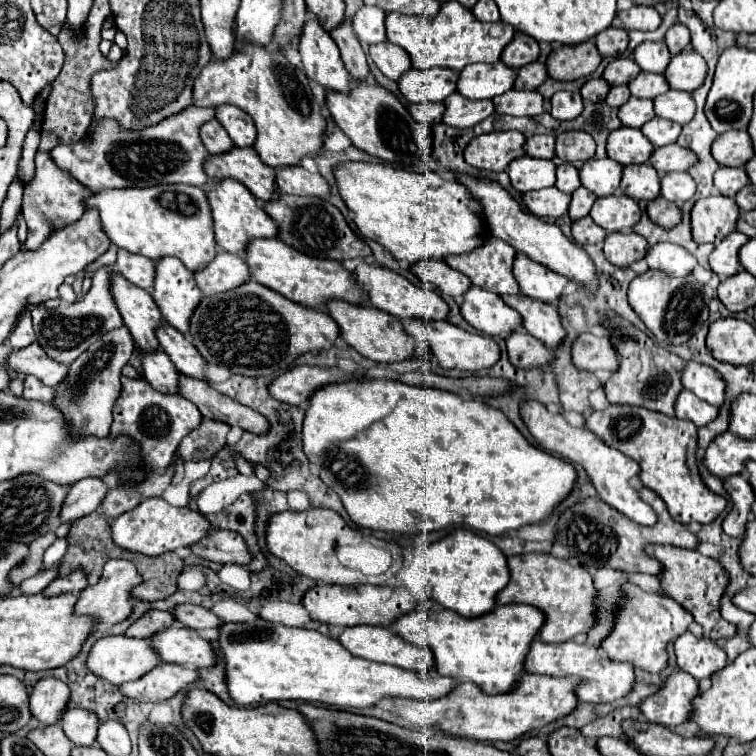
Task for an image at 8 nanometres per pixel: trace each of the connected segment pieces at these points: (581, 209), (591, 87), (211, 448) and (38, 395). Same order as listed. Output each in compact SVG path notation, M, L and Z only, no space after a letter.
M584 187L576 189L576 191L572 193L572 201L570 201L570 209L568 209L570 219L576 221L576 219L586 217L586 215L590 213L594 201L596 201L596 195L592 195L588 189L584 189Z
M588 79L584 85L582 85L582 97L586 101L604 101L606 95L608 95L608 89L610 85L604 81L604 79Z
M202 419L202 423L180 441L176 455L188 461L202 461L226 445L228 431L230 427L226 423Z
M28 375L24 381L24 397L26 399L40 399L40 401L52 401L54 399L54 389L38 381L36 377Z

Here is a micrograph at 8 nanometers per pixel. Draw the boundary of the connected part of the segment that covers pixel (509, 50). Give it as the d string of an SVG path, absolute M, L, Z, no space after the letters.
M516 33L514 39L506 45L502 51L500 61L512 69L520 69L522 65L528 65L538 59L538 43L526 33Z

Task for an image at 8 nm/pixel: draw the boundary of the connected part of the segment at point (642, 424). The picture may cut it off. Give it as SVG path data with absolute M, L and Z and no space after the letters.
M610 405L606 411L592 411L592 415L586 419L586 425L592 433L596 433L606 445L616 447L626 457L632 457L640 465L640 479L646 487L656 491L668 505L668 511L674 521L678 523L712 523L728 505L728 501L716 493L712 493L698 471L698 459L696 459L696 425L686 419L678 417L666 417L658 411L648 411L642 407L630 407L630 405Z

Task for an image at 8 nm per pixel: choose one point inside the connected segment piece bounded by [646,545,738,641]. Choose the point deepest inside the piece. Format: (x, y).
(697, 582)

